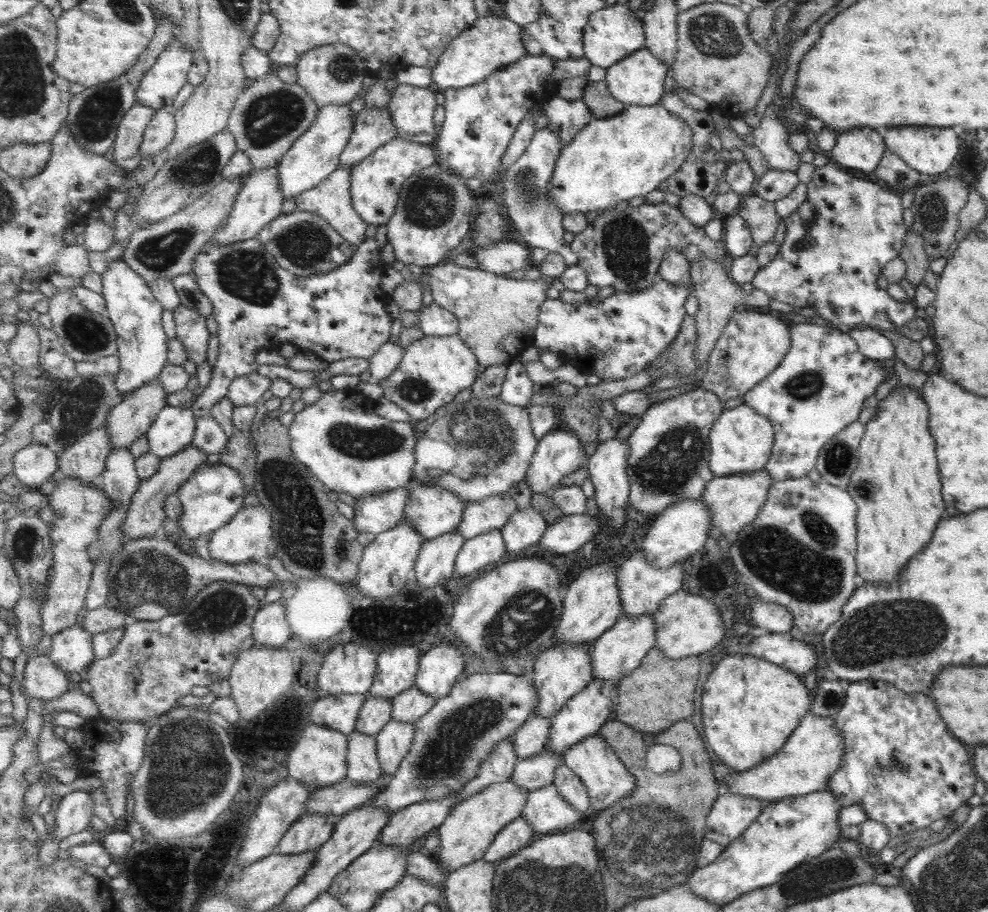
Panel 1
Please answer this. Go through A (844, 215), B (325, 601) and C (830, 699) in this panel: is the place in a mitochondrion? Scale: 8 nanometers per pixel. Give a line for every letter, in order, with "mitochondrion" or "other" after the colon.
A: other
B: other
C: mitochondrion

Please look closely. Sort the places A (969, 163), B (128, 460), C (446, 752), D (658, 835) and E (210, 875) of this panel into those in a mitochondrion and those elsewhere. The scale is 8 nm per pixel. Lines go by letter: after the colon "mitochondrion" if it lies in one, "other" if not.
A: other
B: other
C: mitochondrion
D: mitochondrion
E: other

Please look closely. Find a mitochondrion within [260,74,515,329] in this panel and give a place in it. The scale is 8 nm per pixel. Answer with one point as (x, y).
(430, 201)

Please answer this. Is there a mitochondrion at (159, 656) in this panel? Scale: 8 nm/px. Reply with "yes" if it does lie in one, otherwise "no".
no

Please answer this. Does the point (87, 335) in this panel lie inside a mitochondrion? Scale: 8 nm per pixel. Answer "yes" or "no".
yes

